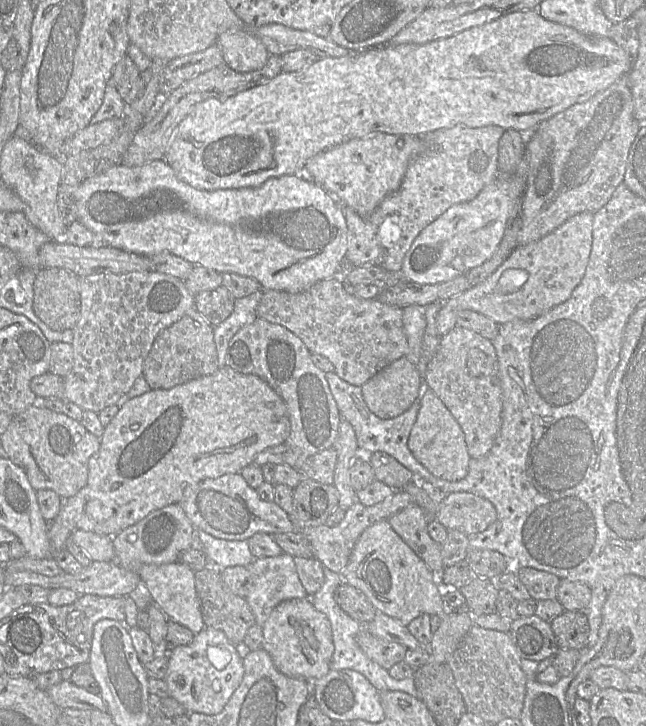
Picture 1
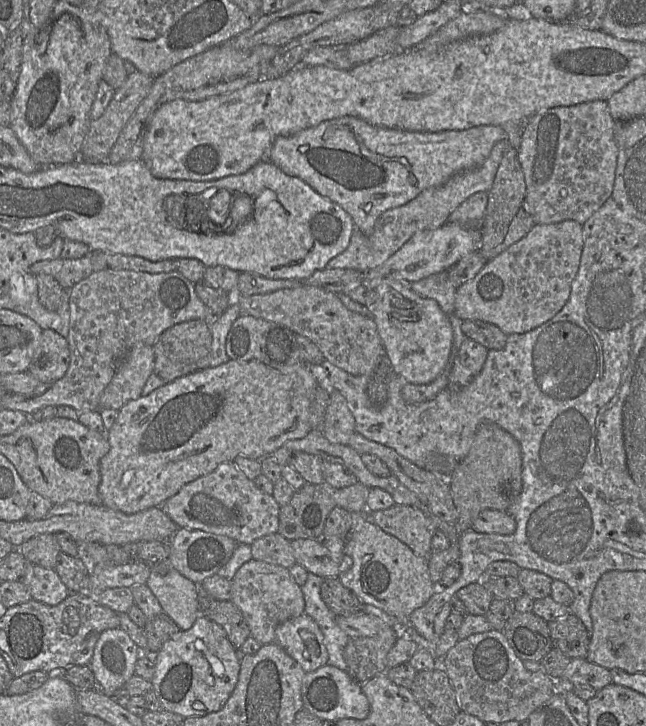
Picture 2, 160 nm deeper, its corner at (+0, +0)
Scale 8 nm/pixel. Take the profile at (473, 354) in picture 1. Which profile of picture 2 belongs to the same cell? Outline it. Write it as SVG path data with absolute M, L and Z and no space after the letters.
M466 338L454 358L447 388L457 390L467 386L481 372L488 349L471 338Z

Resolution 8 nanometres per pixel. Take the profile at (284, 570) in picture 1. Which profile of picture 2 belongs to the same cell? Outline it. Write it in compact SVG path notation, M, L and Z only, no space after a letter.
M251 559L244 563L231 580L230 601L241 611L250 636L261 645L274 642L275 630L283 622L305 613L302 588L292 578L288 568Z

